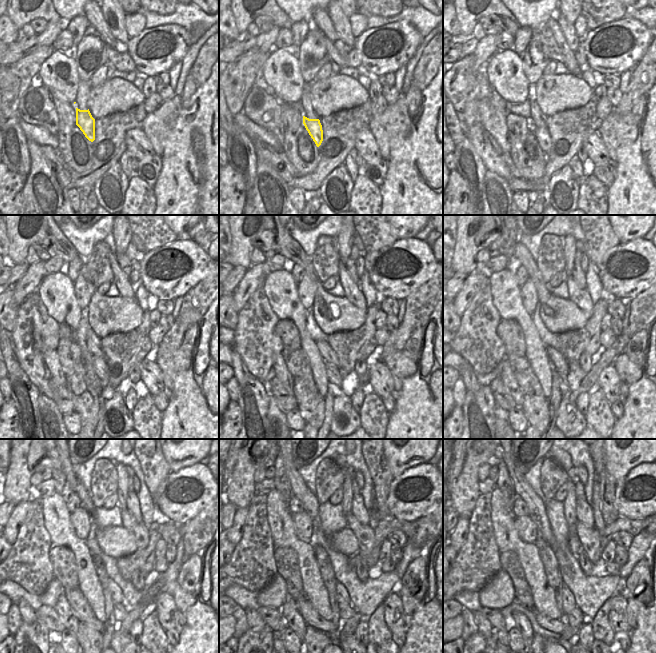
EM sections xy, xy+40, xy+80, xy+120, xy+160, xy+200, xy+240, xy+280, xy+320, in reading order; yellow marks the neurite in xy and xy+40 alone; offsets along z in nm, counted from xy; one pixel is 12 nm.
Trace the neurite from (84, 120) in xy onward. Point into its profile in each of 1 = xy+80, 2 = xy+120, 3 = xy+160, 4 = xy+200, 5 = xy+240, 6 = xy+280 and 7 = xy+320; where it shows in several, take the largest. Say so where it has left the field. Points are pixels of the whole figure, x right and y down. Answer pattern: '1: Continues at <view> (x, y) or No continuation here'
1: Continues at xy+80 (541, 133)
2: Continues at xy+120 (99, 364)
3: Continues at xy+160 (334, 378)
4: Continues at xy+200 (566, 392)
5: Continues at xy+240 (120, 613)
6: Continues at xy+280 (345, 614)
7: Continues at xy+320 (575, 619).

